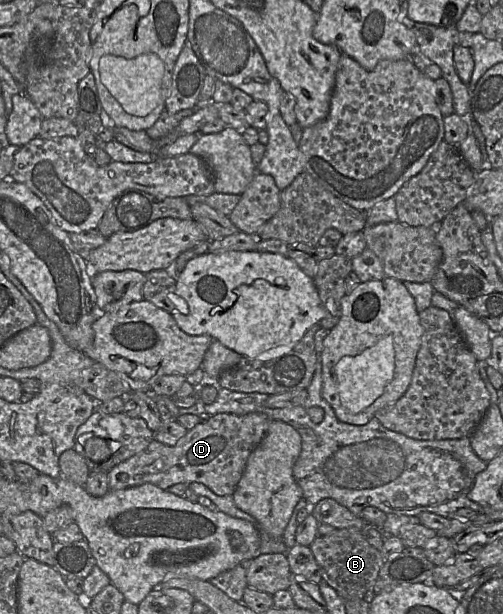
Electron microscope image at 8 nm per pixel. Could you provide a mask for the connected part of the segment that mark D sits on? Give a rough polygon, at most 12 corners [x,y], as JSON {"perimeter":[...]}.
{"perimeter":[[218,413],[174,446],[153,439],[109,490],[198,482],[232,495],[272,421]]}

